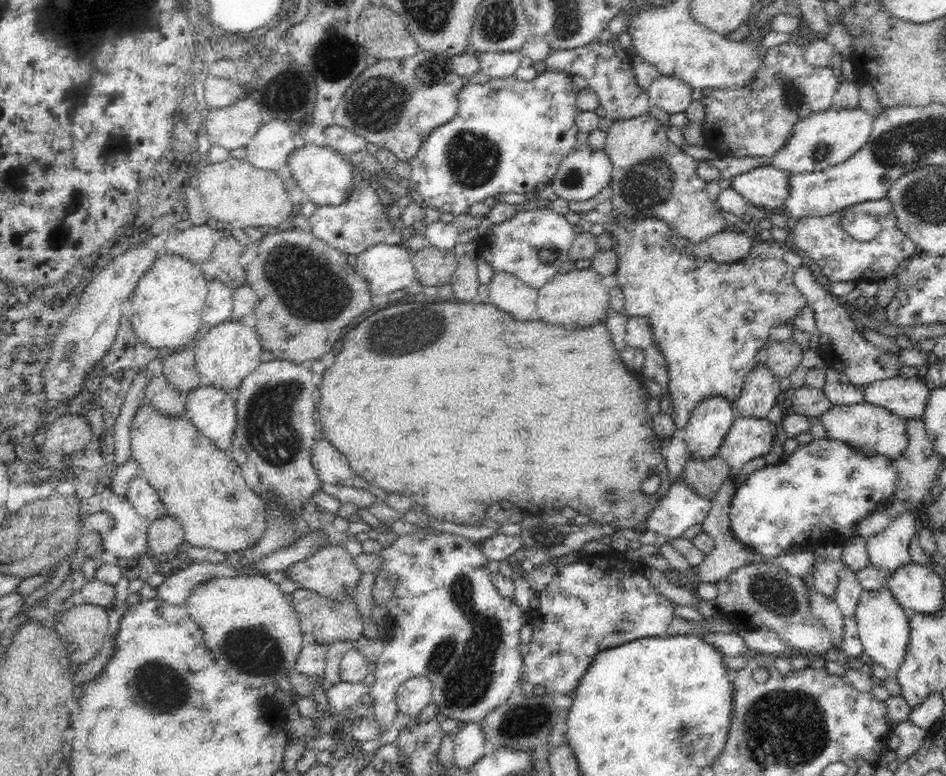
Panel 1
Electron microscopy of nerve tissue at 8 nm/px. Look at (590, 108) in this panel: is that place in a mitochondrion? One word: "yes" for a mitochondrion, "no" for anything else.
no

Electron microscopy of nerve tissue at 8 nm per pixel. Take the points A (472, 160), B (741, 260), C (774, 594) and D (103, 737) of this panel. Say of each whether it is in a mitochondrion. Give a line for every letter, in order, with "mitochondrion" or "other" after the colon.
A: mitochondrion
B: other
C: mitochondrion
D: other

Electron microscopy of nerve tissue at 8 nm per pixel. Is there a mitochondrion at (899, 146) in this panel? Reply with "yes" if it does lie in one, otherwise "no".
yes

